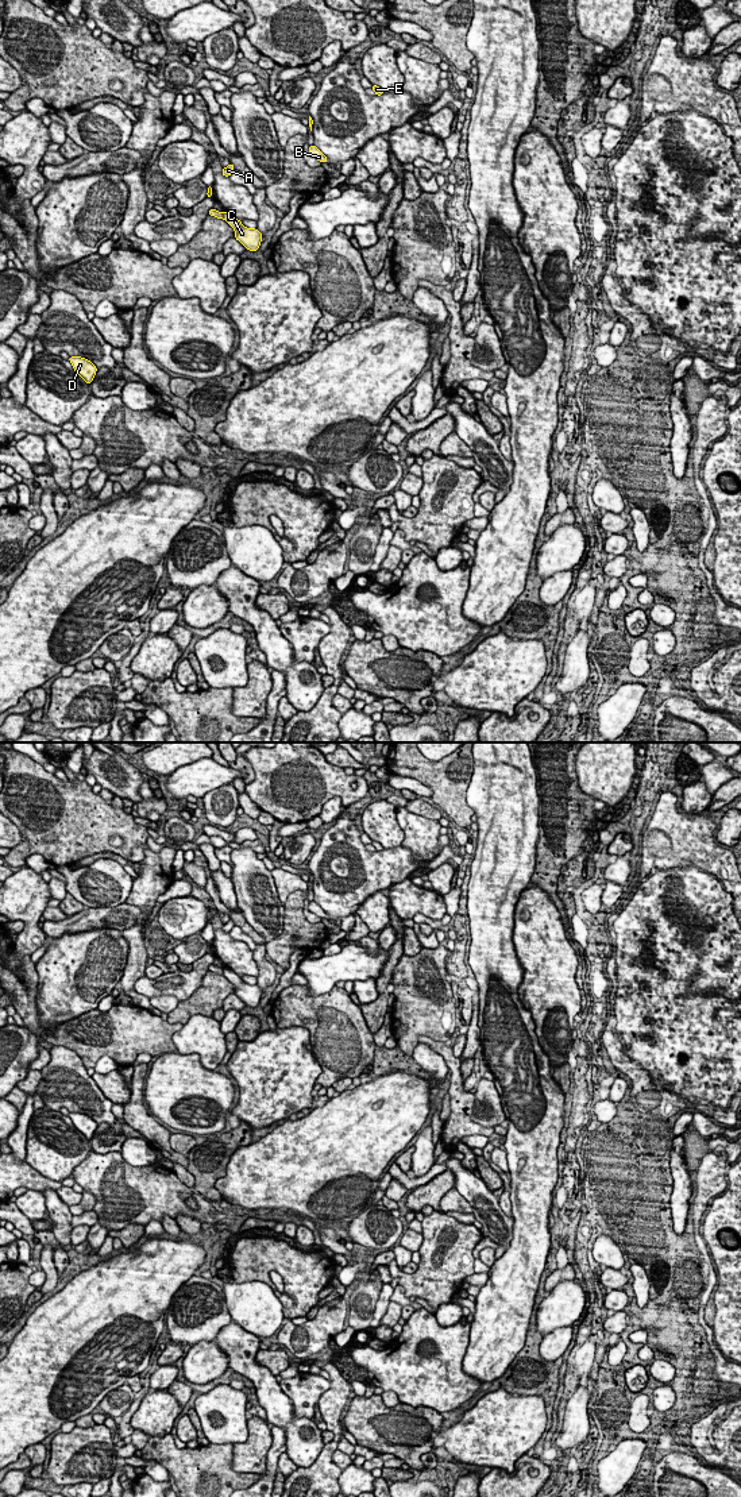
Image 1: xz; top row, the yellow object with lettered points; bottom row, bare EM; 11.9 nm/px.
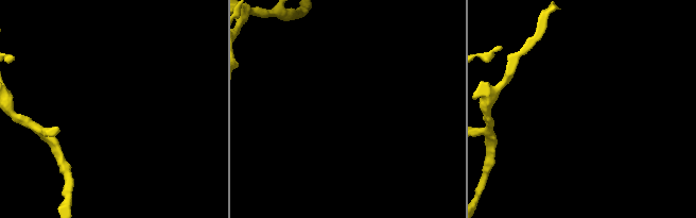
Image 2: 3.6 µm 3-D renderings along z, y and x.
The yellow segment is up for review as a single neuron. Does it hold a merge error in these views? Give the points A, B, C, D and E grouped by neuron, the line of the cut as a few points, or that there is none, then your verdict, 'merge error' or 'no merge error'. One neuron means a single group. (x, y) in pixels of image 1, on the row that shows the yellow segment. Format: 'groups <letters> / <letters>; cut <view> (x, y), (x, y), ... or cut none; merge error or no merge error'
groups A B E / C D; cut xz (222, 212), (223, 218); merge error

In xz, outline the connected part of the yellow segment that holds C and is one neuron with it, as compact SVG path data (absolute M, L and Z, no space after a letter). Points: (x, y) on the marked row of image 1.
M223 212L223 219L235 229L235 239L239 240L246 250L258 251L263 235L256 228L247 228L232 213Z

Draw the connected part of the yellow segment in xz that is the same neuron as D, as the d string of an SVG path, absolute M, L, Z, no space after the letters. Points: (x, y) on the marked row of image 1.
M70 356L69 362L72 363L74 371L86 382L90 385L93 381L97 367L85 358L81 356Z

